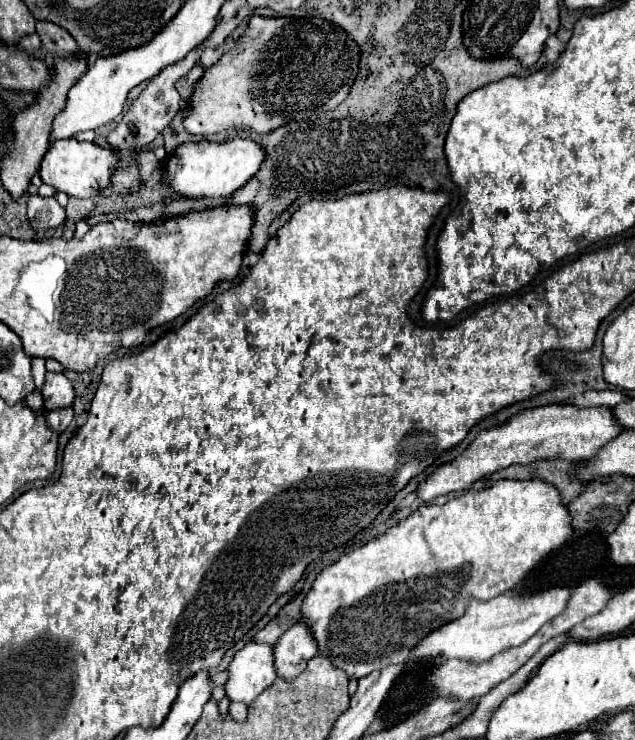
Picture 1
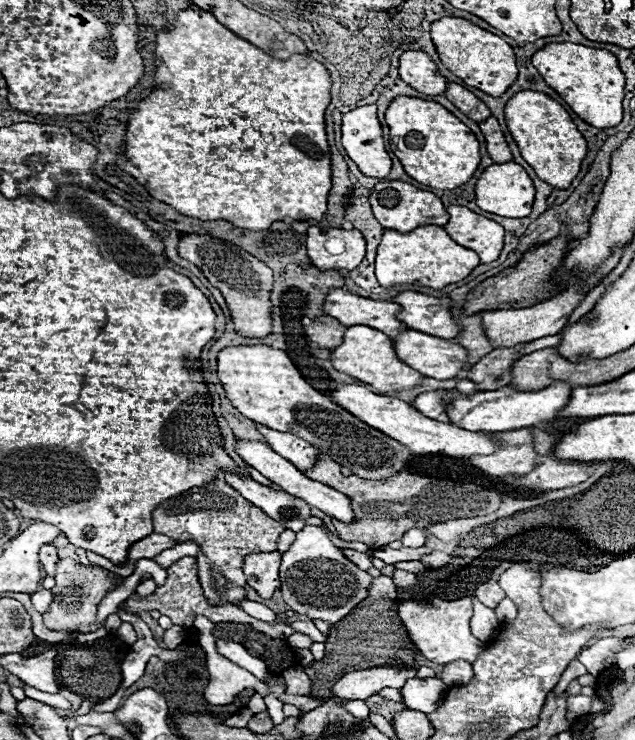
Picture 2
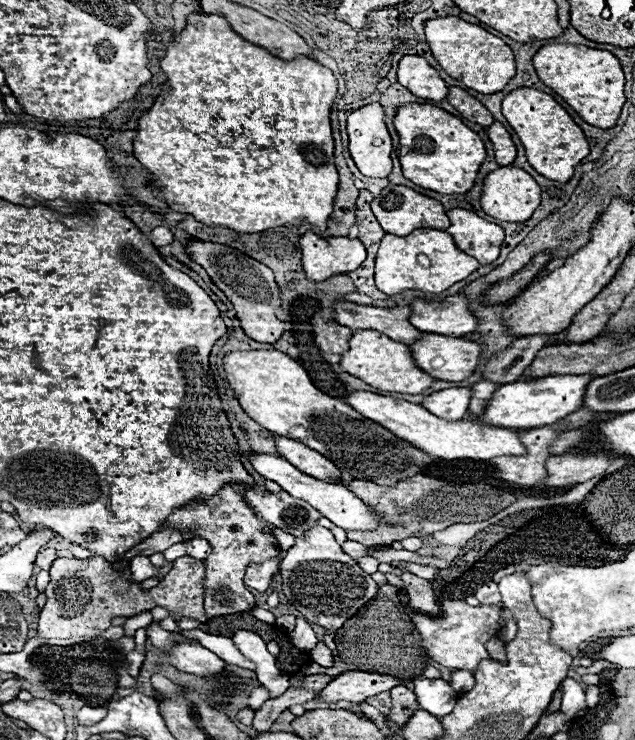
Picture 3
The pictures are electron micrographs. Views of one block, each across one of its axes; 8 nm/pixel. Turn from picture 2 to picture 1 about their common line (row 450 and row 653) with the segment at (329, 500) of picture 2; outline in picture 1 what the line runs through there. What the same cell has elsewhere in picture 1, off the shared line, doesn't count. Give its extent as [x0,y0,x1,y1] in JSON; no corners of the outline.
[226,642,274,704]

